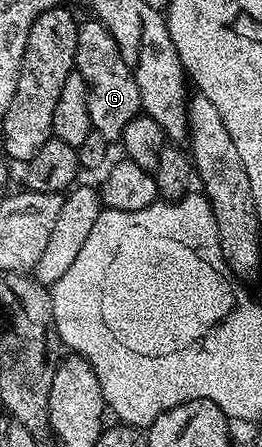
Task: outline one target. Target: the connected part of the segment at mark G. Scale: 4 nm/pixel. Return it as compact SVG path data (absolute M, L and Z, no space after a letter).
M86 18L77 28L77 44L75 45L75 69L87 81L89 90L89 112L93 122L93 130L103 133L110 141L120 140L132 119L142 114L139 85L135 85L135 77L123 59L123 53L117 48L115 37L99 20Z

